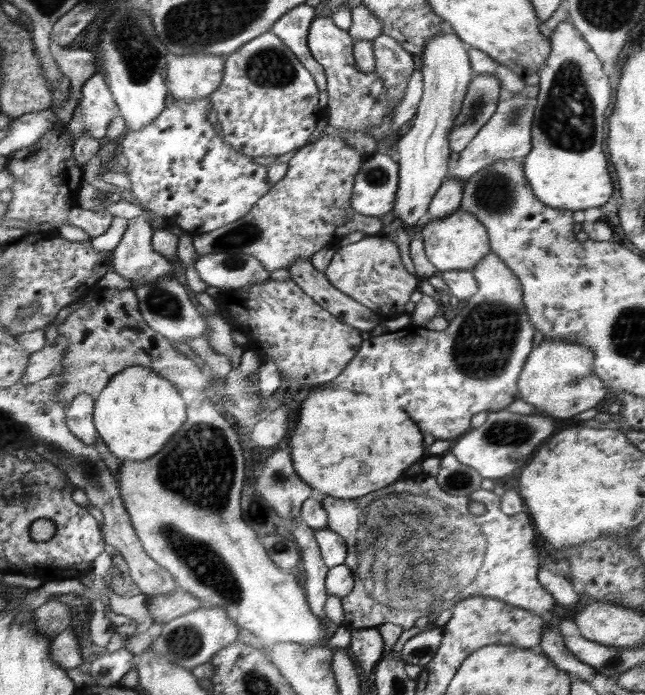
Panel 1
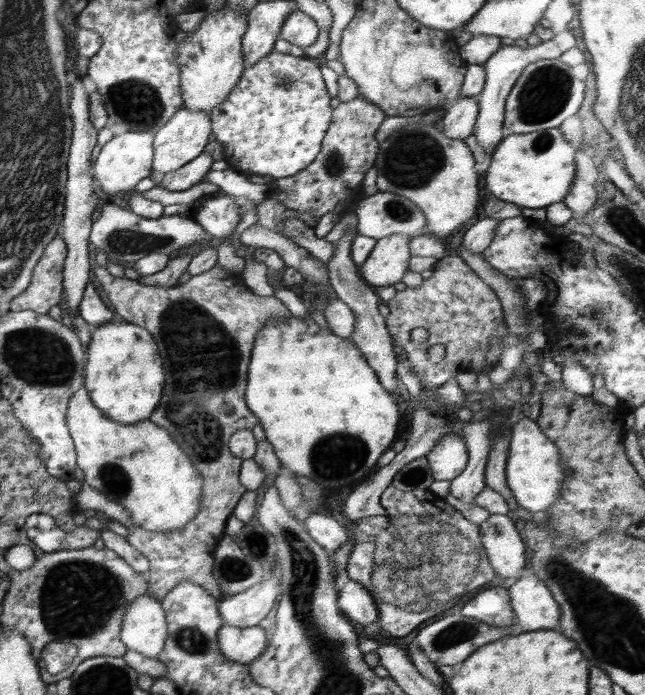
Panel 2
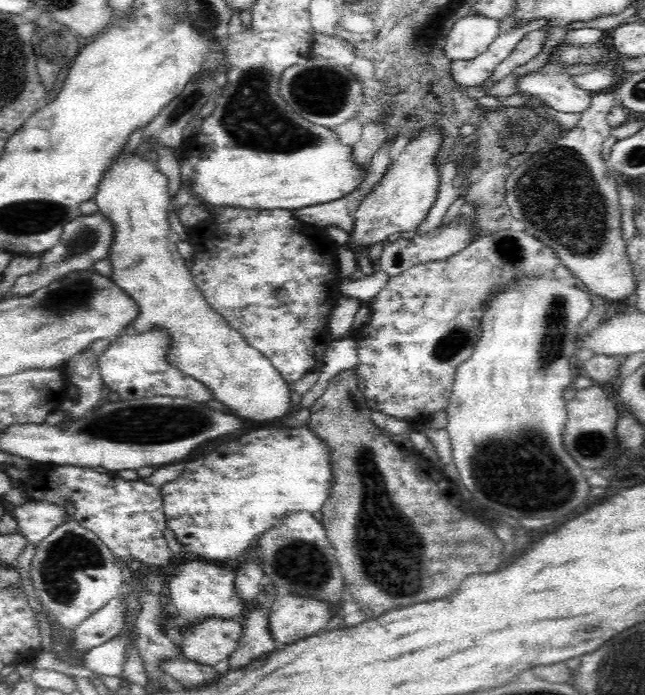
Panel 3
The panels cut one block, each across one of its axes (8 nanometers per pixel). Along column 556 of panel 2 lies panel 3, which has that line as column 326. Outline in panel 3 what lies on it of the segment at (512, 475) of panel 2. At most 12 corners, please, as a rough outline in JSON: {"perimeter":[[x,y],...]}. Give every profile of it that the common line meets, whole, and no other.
{"perimeter":[[260,428],[159,488],[189,557],[218,564],[322,508],[332,451]]}

